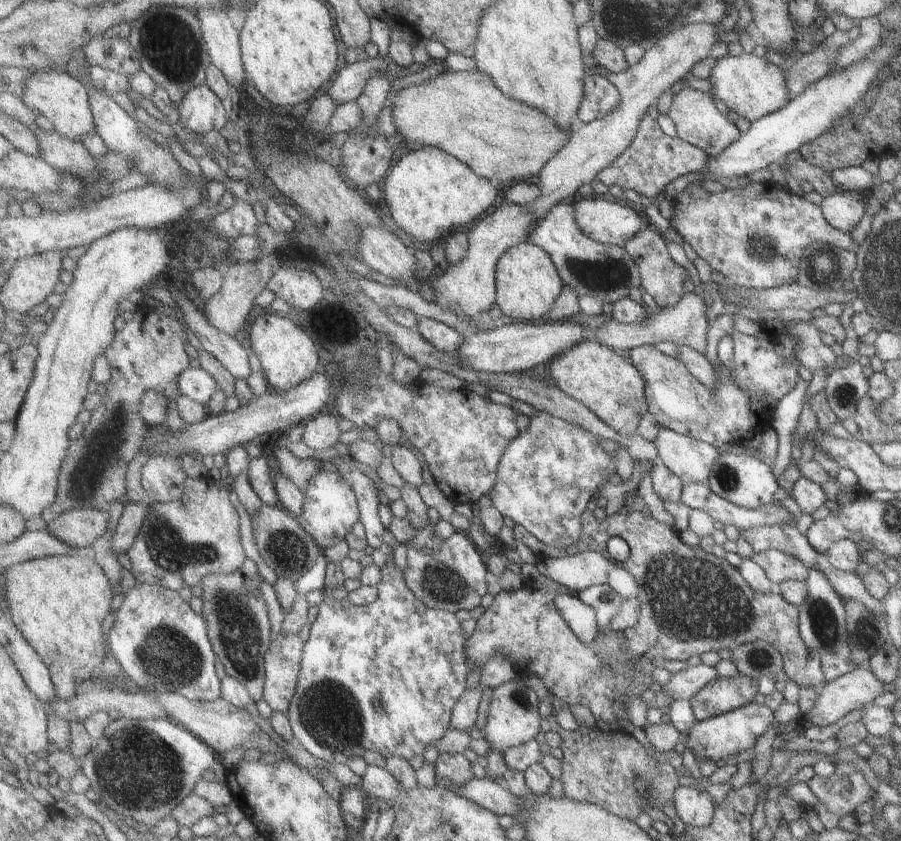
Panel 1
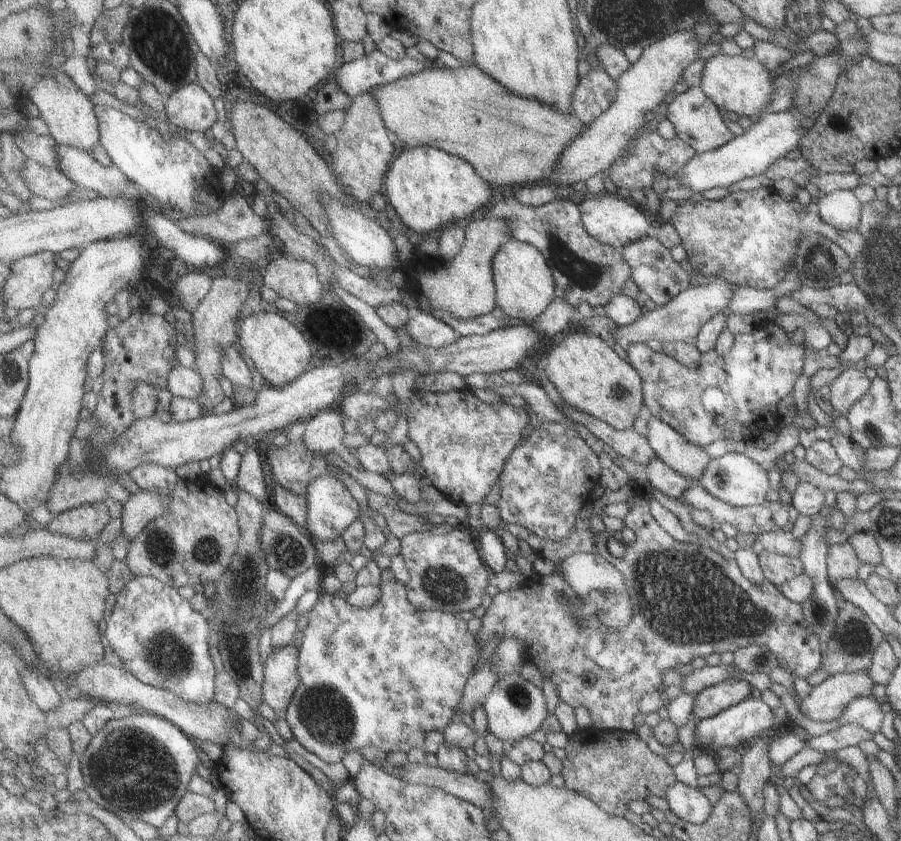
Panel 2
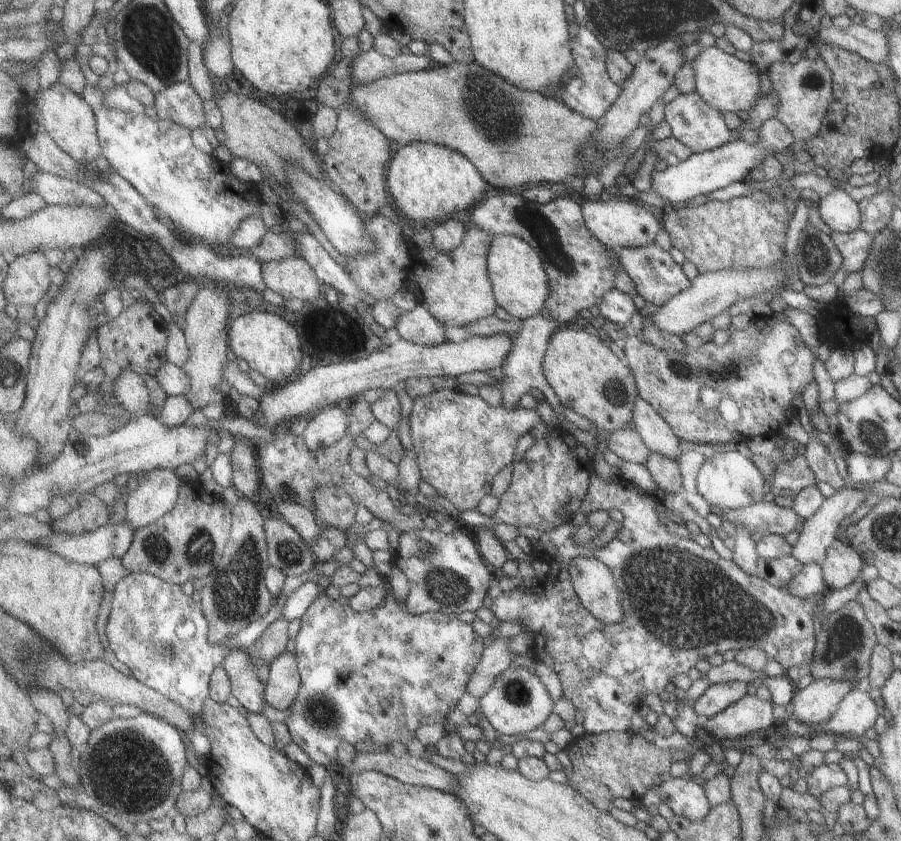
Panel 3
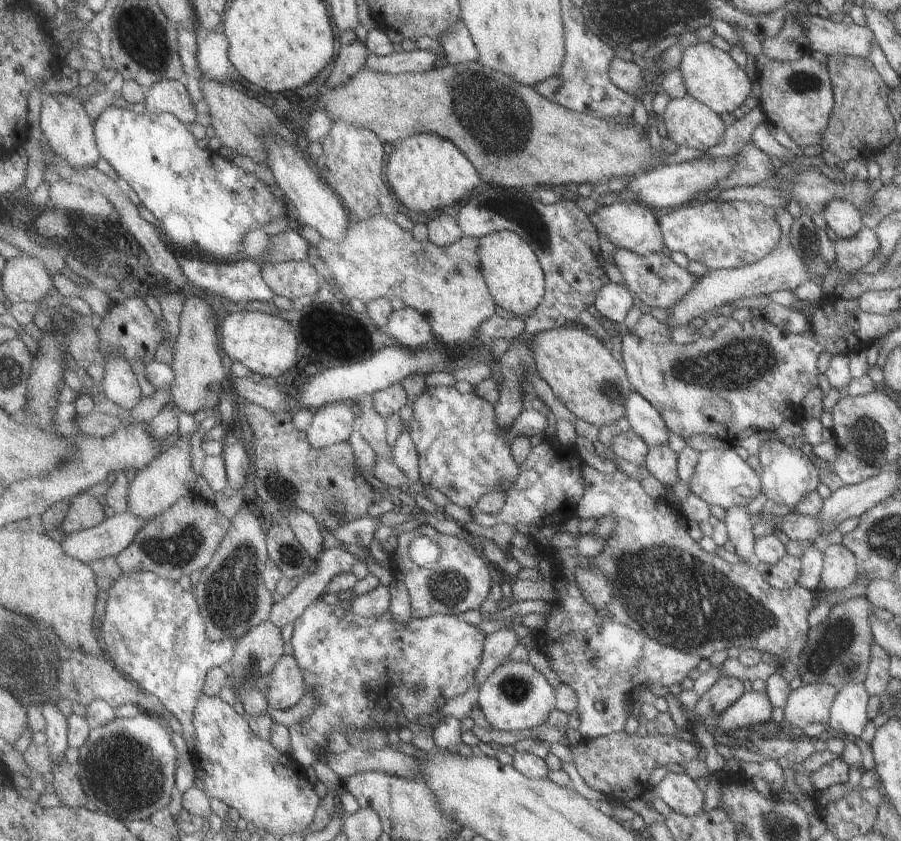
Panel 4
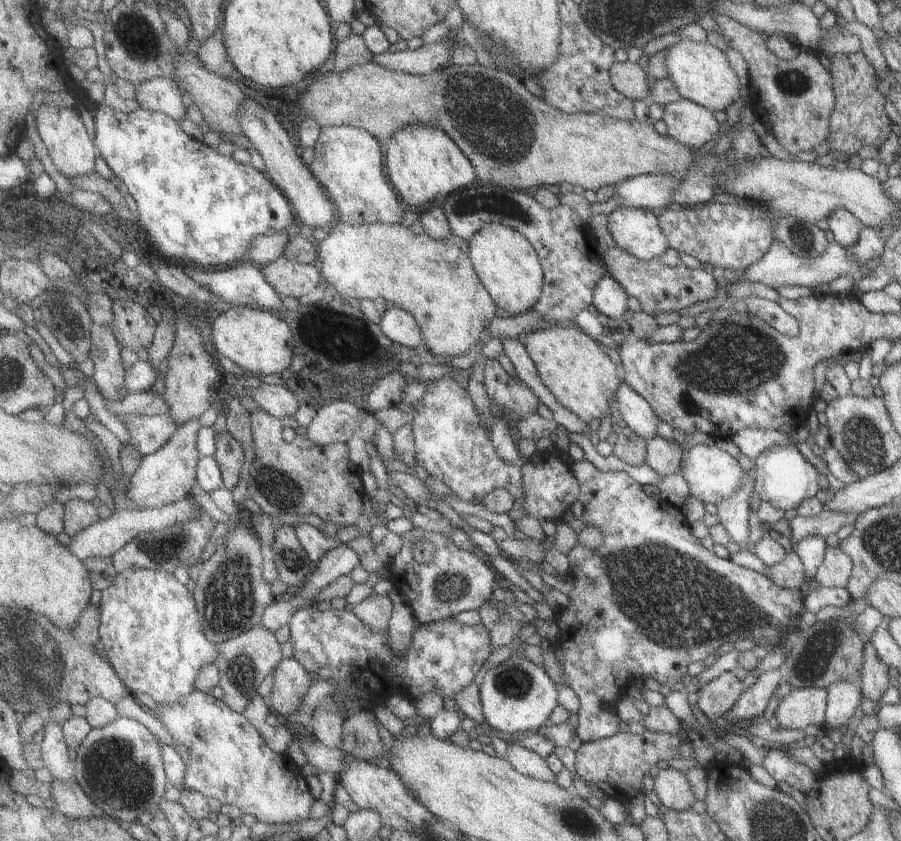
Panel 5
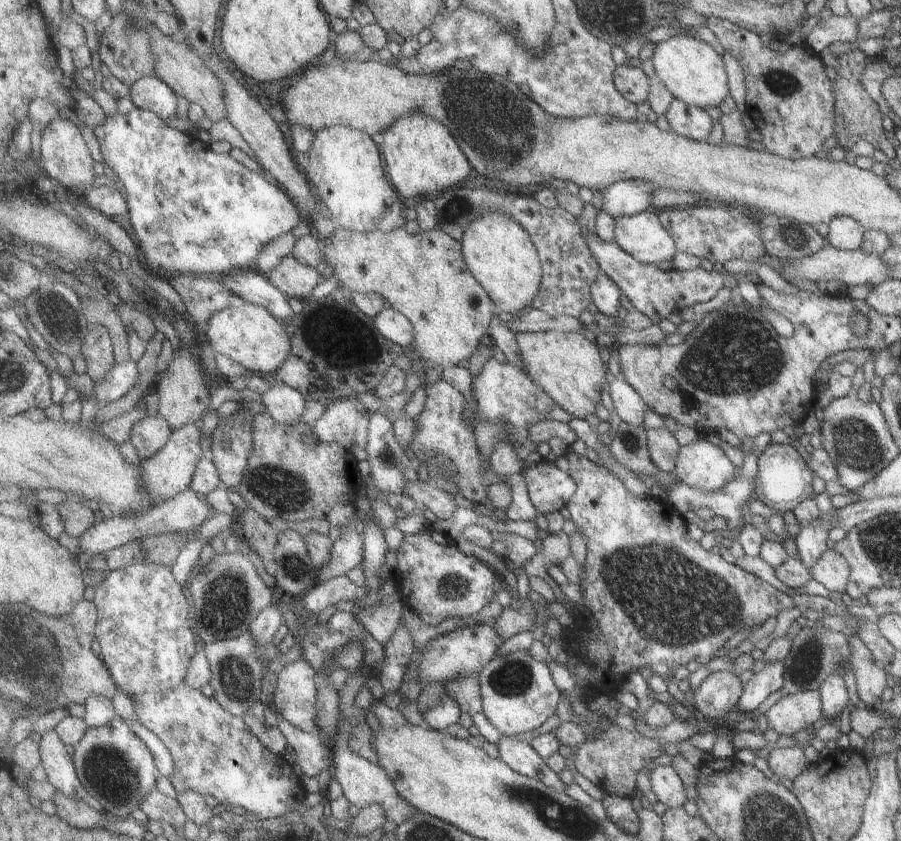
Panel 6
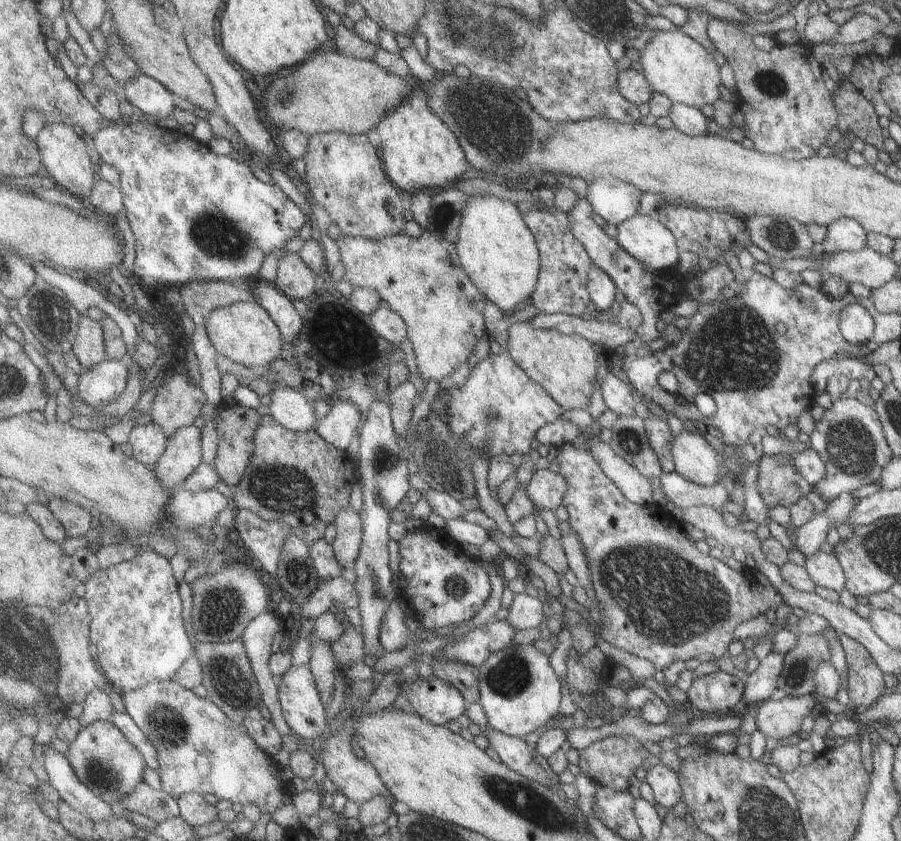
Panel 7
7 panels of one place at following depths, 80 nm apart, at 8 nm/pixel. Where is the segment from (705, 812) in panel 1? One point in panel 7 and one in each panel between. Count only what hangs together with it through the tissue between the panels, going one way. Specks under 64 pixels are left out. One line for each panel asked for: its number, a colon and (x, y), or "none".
2: (687, 802)
3: (684, 797)
4: (680, 792)
5: (672, 786)
6: (667, 785)
7: (665, 783)

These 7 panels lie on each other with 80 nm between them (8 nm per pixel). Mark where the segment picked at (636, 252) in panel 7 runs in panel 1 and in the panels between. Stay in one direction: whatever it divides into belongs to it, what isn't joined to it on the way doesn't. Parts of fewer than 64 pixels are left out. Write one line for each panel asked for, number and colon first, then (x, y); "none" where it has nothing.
1: (610, 221)
2: (611, 220)
3: (618, 223)
4: (630, 225)
5: (637, 230)
6: (642, 235)

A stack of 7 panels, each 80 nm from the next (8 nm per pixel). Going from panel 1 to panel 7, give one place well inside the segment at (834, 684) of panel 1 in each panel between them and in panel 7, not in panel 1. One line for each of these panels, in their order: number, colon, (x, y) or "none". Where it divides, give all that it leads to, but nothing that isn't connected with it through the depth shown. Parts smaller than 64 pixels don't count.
2: (826, 701)
3: (812, 704)
4: (811, 702)
5: (800, 707)
6: (795, 711)
7: (779, 716)

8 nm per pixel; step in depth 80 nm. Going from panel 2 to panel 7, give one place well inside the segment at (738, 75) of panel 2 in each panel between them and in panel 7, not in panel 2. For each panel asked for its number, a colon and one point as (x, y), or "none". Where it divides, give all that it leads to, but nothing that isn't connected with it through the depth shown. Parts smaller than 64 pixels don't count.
3: (729, 84)
4: (713, 77)
5: (702, 73)
6: (693, 70)
7: (676, 65)

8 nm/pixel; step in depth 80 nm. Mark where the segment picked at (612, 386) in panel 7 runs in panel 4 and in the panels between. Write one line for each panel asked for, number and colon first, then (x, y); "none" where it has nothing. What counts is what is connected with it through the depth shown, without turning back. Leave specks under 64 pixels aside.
4: (641, 415)
5: (636, 411)
6: (628, 403)

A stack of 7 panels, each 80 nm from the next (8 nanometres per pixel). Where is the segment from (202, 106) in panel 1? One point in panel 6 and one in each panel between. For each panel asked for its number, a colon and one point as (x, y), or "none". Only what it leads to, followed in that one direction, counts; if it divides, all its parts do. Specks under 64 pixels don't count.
2: (191, 108)
3: (182, 103)
4: (172, 96)
5: (162, 94)
6: (151, 93)

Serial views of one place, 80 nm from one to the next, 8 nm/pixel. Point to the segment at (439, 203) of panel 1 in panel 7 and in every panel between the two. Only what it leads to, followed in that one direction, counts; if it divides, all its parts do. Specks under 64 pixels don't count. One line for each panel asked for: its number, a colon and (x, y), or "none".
2: (426, 187)
3: (426, 181)
4: (426, 171)
5: (423, 163)
6: (421, 155)
7: (419, 149)

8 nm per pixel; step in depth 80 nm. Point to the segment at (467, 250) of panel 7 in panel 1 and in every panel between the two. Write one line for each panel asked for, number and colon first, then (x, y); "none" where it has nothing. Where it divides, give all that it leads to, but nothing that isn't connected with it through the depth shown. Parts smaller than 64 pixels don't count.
1: (527, 281)
2: (525, 286)
3: (521, 284)
4: (512, 269)
5: (506, 261)
6: (500, 253)

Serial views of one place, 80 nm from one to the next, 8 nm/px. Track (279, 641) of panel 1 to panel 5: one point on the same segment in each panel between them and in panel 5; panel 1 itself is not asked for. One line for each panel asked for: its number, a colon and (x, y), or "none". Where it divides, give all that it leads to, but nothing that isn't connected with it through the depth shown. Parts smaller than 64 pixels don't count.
2: (281, 669)
3: (281, 690)
4: (287, 685)
5: (292, 681)

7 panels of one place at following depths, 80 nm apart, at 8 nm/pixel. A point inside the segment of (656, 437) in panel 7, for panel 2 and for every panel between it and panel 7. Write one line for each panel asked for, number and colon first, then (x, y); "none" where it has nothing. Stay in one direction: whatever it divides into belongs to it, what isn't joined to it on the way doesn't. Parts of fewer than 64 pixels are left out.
2: (662, 477)
3: (665, 471)
4: (662, 462)
5: (664, 456)
6: (664, 447)

